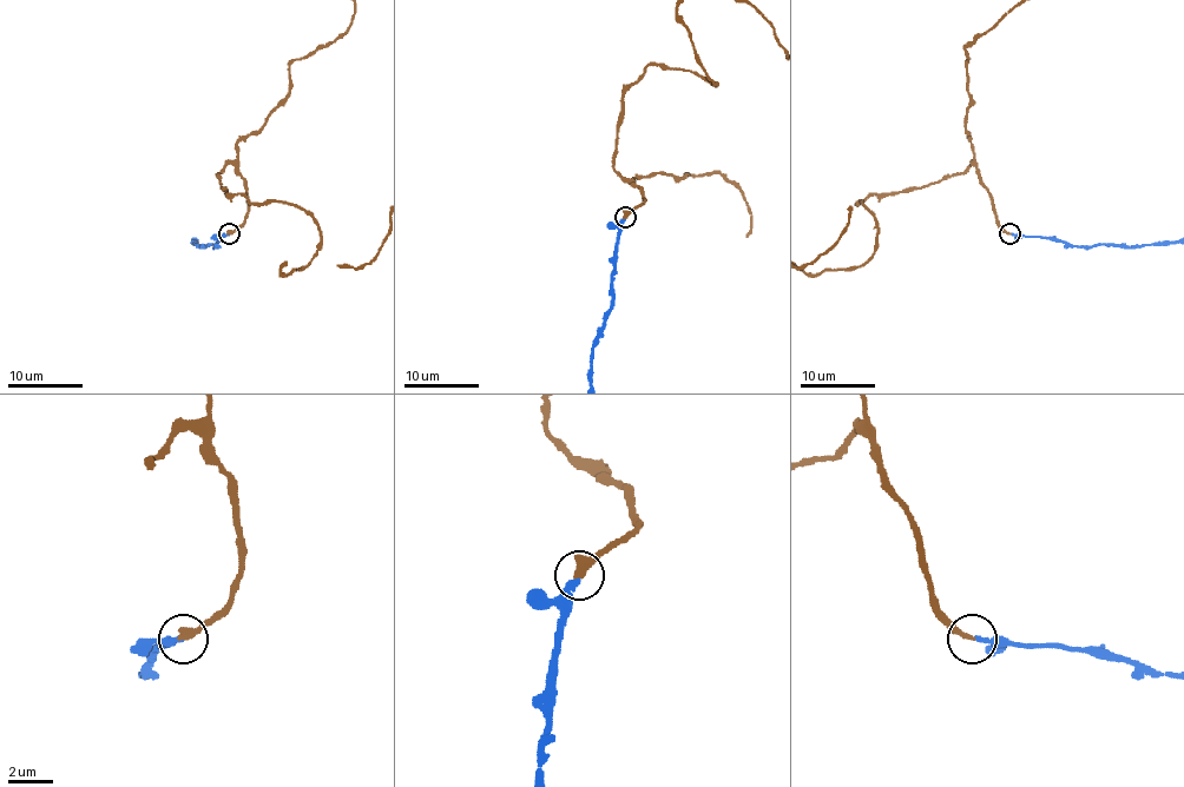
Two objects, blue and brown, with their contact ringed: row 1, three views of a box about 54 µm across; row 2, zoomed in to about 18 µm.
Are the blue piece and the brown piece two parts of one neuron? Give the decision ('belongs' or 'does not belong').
belongs

